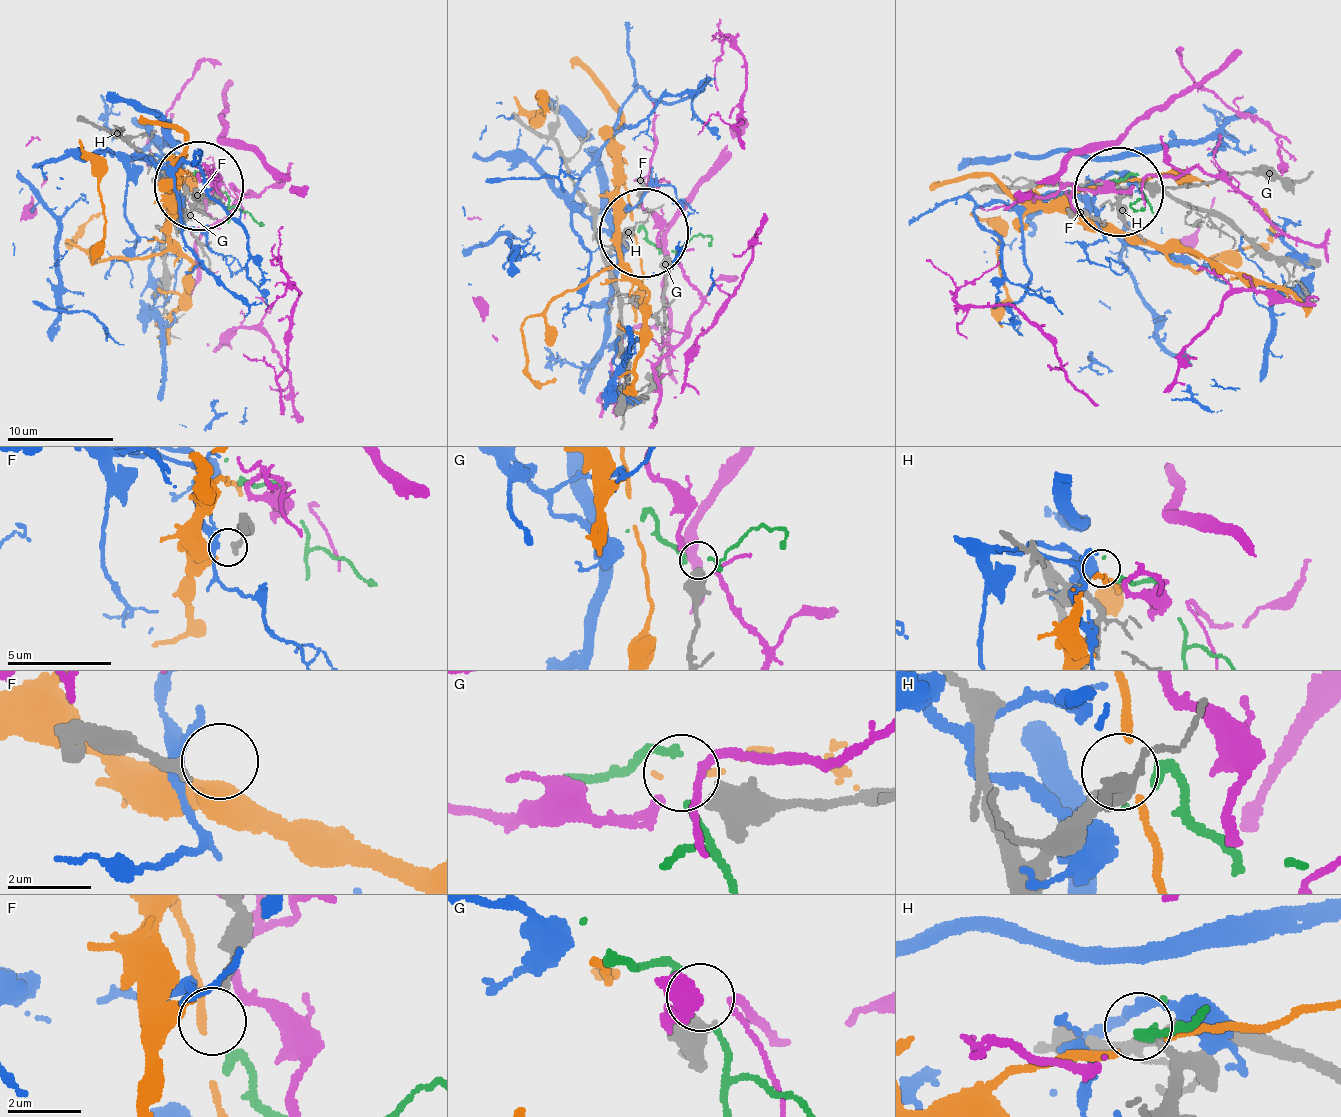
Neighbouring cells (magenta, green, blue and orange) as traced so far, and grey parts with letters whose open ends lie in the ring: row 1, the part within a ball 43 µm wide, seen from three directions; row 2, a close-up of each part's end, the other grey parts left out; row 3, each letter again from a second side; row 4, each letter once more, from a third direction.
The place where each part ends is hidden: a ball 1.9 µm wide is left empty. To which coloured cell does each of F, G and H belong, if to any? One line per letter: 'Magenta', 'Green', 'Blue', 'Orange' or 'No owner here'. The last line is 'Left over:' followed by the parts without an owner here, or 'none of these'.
F: No owner here
G: No owner here
H: Green
Left over: F, G

